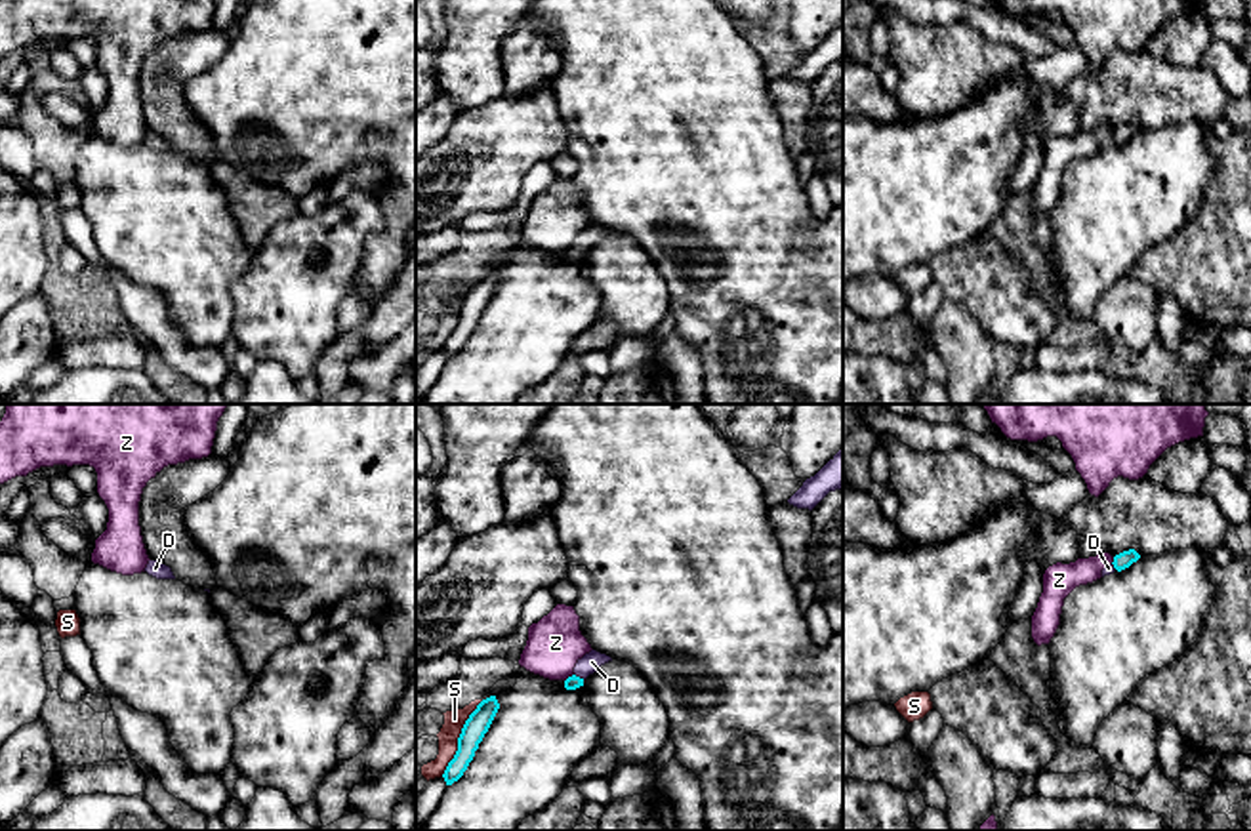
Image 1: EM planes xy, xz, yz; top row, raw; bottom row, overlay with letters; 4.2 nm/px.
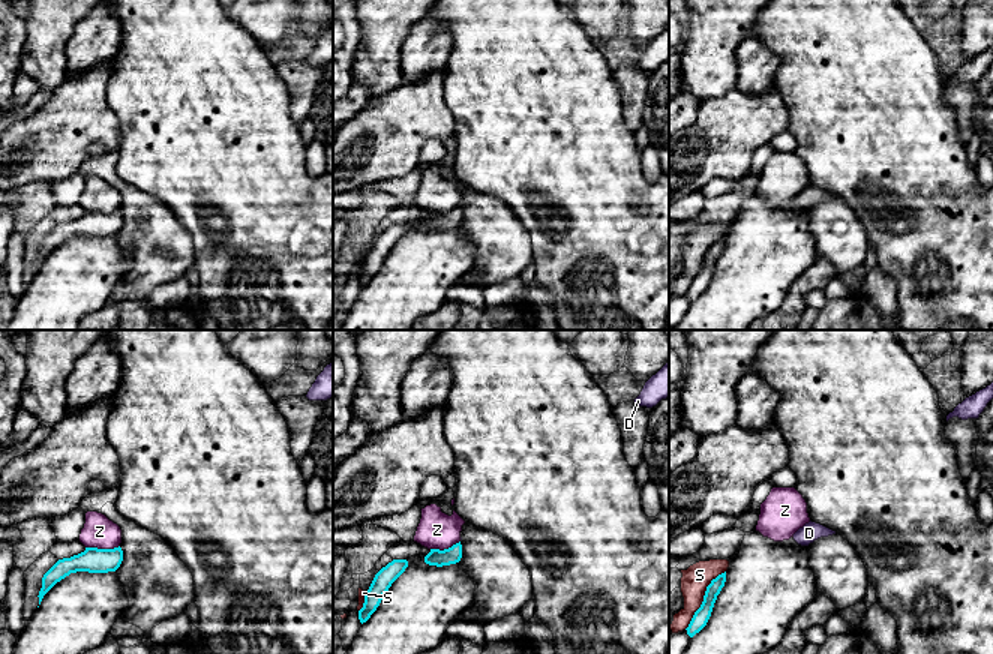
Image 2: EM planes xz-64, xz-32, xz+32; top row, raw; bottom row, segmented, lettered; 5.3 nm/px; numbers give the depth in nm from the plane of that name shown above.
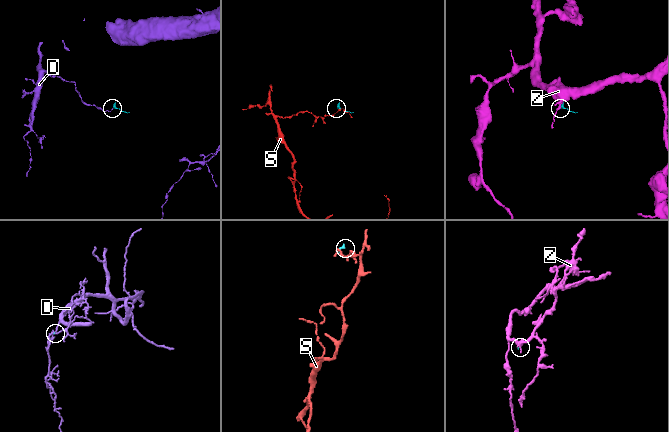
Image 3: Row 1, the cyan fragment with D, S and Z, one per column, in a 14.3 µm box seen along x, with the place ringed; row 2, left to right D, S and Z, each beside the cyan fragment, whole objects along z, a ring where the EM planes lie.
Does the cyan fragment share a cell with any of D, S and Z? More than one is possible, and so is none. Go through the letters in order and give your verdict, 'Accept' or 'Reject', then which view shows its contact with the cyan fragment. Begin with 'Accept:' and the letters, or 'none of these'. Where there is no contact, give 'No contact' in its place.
Accept: D
D: Accept. Touches cyan in xz
S: Reject. Touches cyan in xz
Z: Reject. Touches cyan in xz

